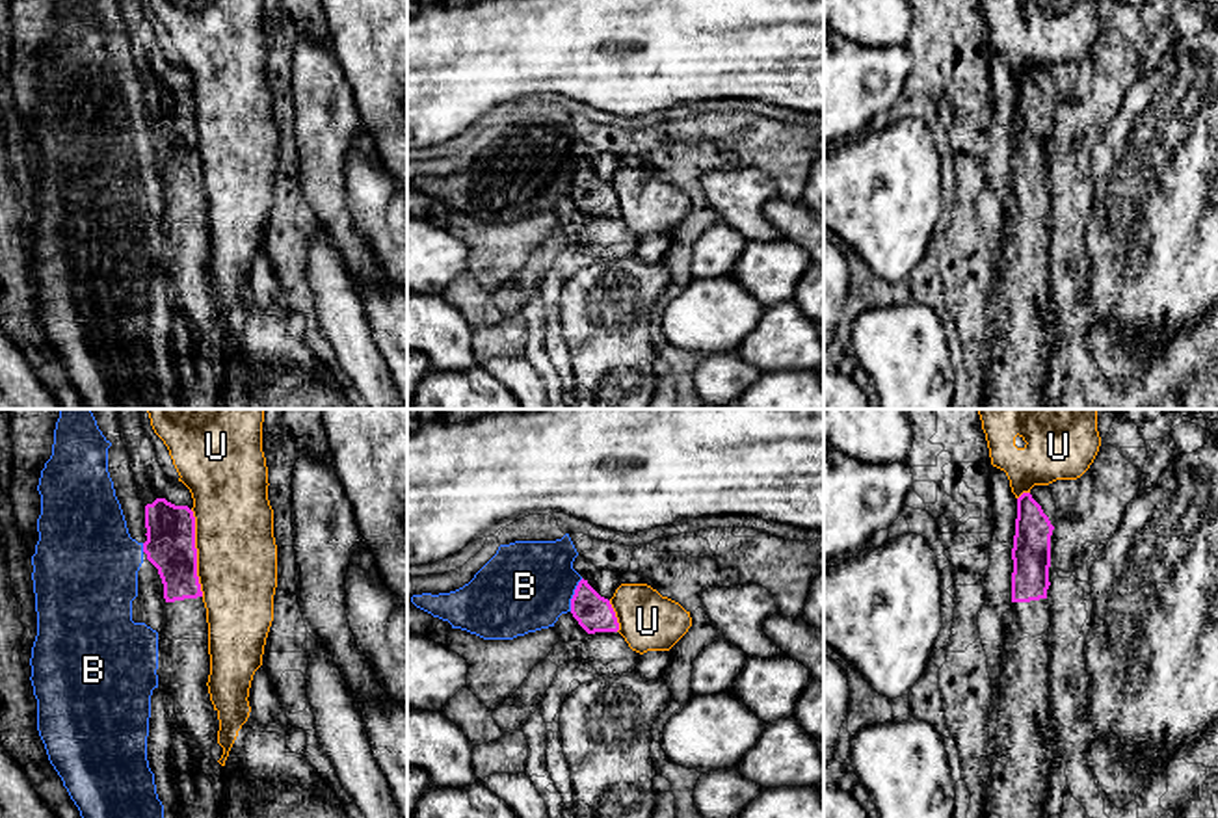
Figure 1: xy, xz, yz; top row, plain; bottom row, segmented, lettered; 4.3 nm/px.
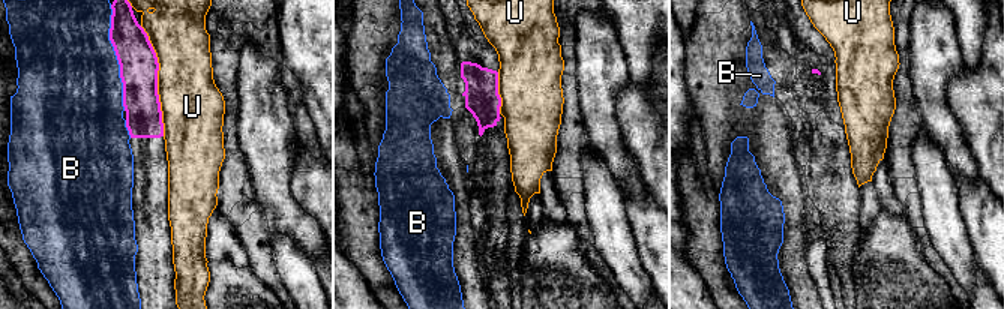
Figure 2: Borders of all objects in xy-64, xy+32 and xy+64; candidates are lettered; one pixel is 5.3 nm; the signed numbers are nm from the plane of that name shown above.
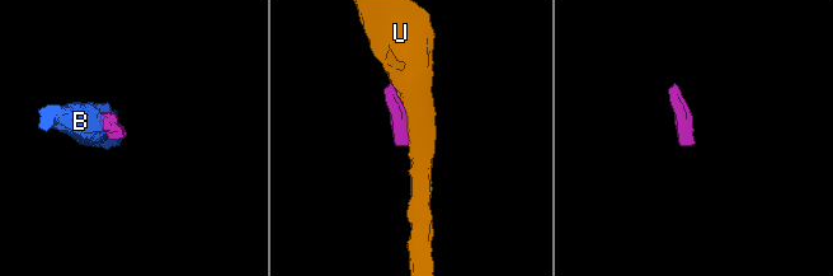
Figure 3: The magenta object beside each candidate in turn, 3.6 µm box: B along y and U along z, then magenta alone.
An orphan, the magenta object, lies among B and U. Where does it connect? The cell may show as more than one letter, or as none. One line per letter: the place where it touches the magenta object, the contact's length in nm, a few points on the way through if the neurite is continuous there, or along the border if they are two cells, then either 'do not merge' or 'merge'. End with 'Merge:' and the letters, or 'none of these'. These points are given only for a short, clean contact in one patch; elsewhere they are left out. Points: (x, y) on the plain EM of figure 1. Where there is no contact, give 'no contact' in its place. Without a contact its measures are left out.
B: xz (573, 179) | 160 nm | do not merge
U: xy (196, 136) | 380 nm | do not merge
Merge: none of these

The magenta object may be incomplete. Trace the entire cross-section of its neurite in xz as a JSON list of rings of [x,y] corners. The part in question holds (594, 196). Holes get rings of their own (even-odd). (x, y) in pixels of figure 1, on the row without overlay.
[[[584,162],[571,182],[571,197],[588,218],[619,214],[610,184],[601,180]]]

